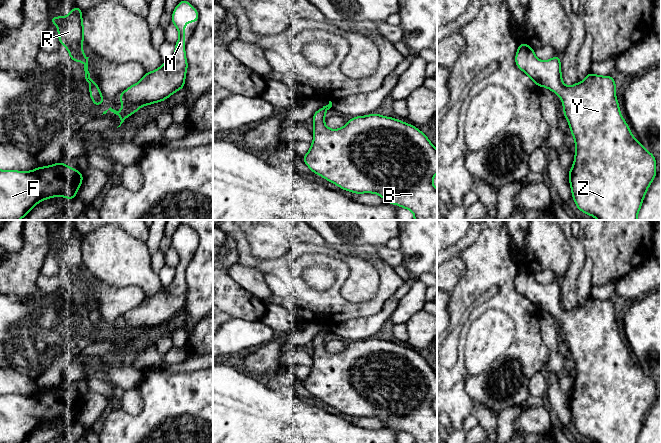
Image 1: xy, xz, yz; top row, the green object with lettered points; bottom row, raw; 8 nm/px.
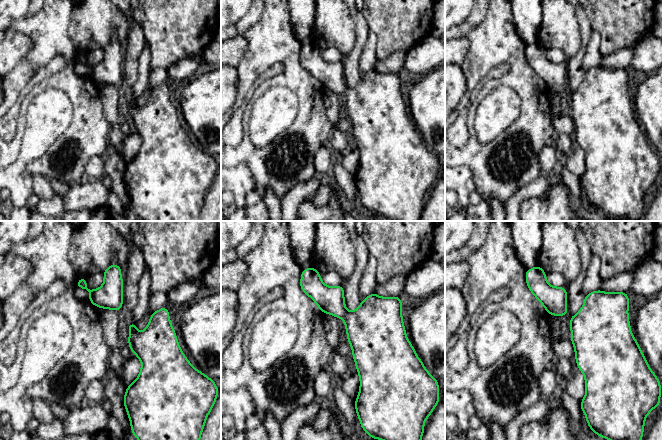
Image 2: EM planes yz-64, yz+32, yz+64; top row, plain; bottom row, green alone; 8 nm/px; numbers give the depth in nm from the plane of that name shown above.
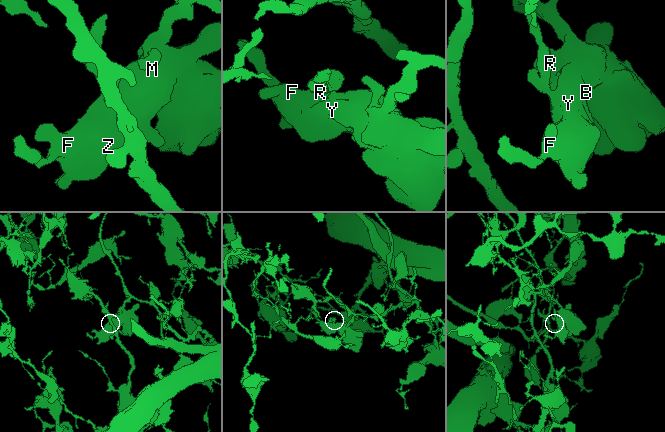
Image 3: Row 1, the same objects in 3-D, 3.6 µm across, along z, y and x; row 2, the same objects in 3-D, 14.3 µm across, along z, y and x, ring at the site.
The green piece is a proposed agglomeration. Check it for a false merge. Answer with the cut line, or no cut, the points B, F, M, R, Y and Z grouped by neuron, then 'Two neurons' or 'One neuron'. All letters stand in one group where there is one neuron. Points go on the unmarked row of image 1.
No split. Groups: B F M R Y Z. One neuron

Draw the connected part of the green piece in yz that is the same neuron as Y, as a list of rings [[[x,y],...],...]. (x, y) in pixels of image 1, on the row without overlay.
[[[520,267],[515,279],[516,290],[525,296],[536,308],[556,317],[563,327],[564,341],[574,361],[576,376],[574,387],[568,396],[572,422],[576,431],[583,437],[597,443],[637,443],[647,413],[656,401],[656,383],[637,365],[622,341],[615,318],[616,305],[610,300],[598,300],[591,295],[581,306],[567,311],[561,300],[559,278],[547,285],[535,281],[534,273],[527,267]]]

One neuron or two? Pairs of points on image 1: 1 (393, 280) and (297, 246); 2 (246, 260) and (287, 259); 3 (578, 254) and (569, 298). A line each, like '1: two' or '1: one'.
1: two
2: one
3: one

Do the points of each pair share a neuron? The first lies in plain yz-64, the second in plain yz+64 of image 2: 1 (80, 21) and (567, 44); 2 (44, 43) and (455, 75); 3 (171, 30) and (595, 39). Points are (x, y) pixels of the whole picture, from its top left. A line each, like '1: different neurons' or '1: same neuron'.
1: same neuron
2: different neurons
3: different neurons

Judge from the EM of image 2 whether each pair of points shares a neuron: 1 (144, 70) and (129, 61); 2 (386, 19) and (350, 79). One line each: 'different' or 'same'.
1: different
2: different

